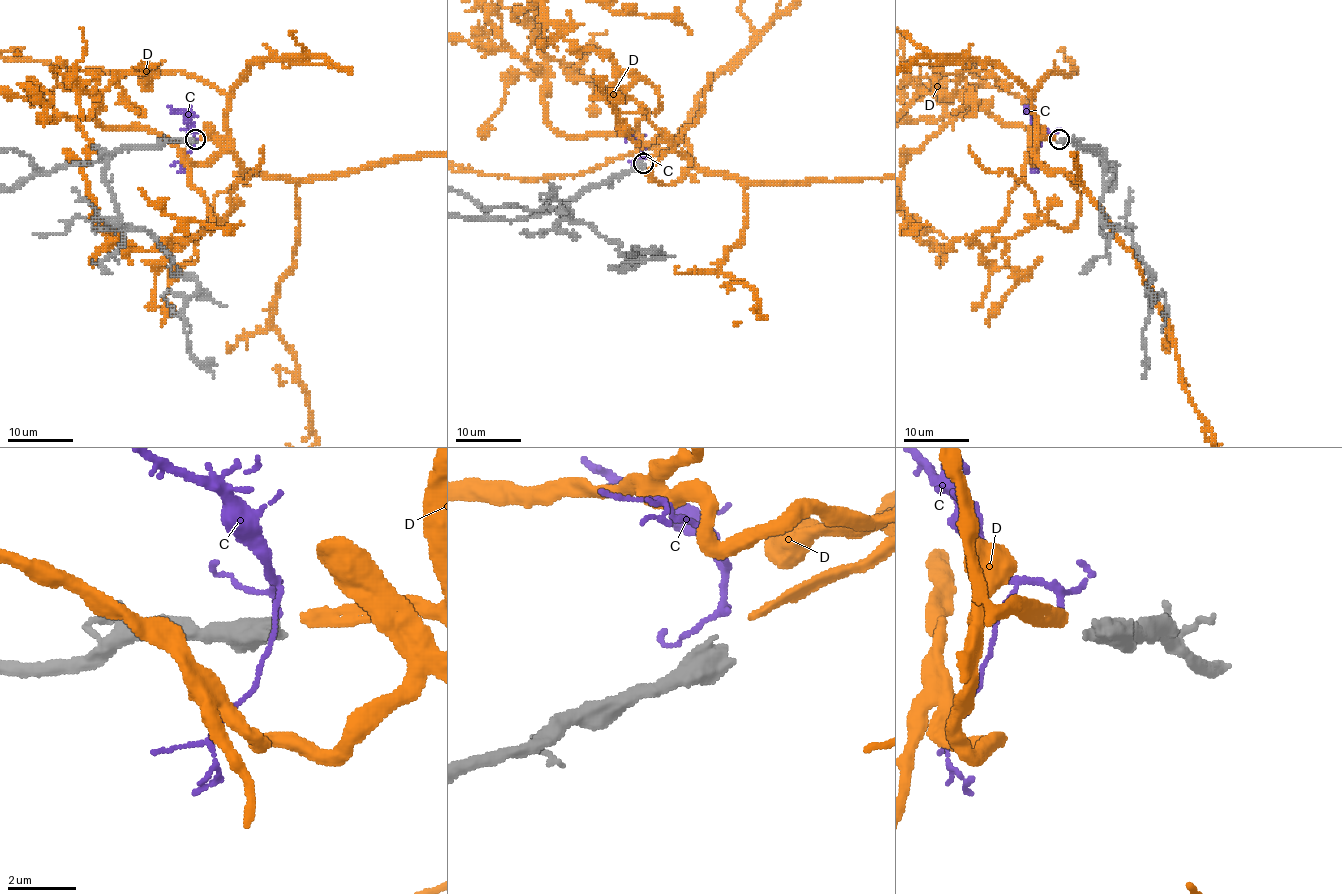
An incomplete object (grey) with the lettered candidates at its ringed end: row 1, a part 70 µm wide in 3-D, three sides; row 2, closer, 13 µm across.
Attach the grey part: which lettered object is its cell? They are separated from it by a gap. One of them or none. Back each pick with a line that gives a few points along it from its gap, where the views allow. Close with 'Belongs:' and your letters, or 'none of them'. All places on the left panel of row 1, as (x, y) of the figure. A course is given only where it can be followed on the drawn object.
Belongs: D

